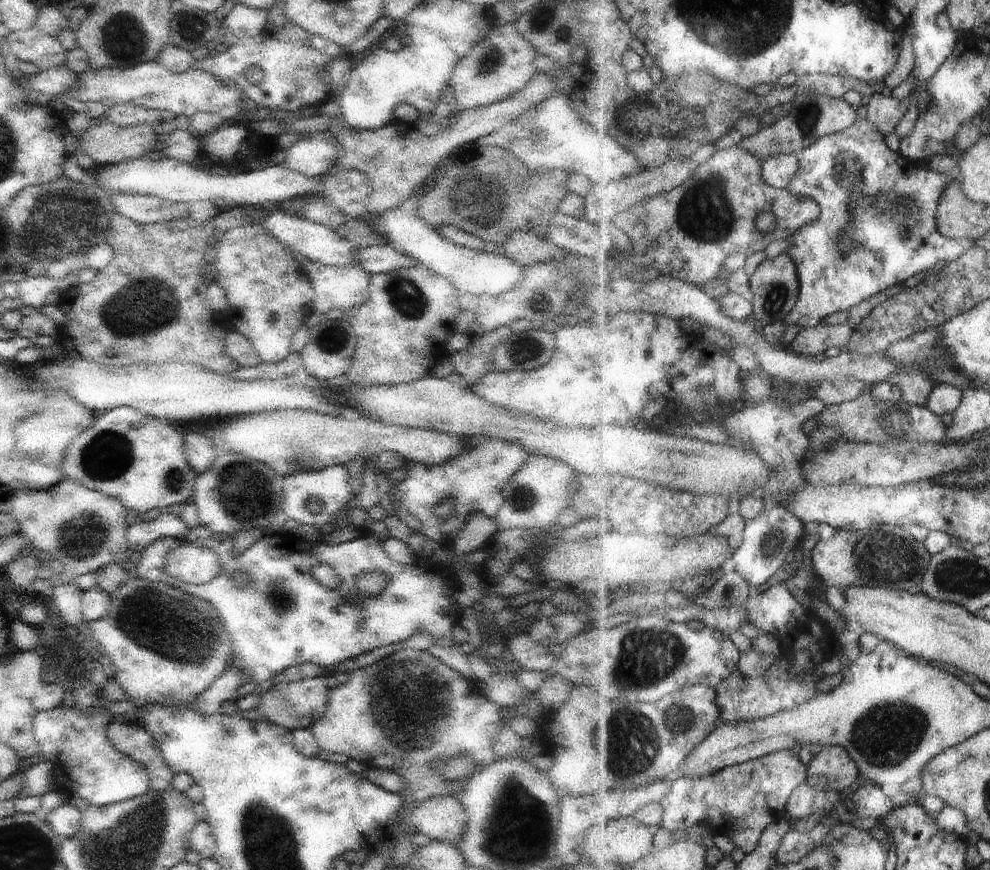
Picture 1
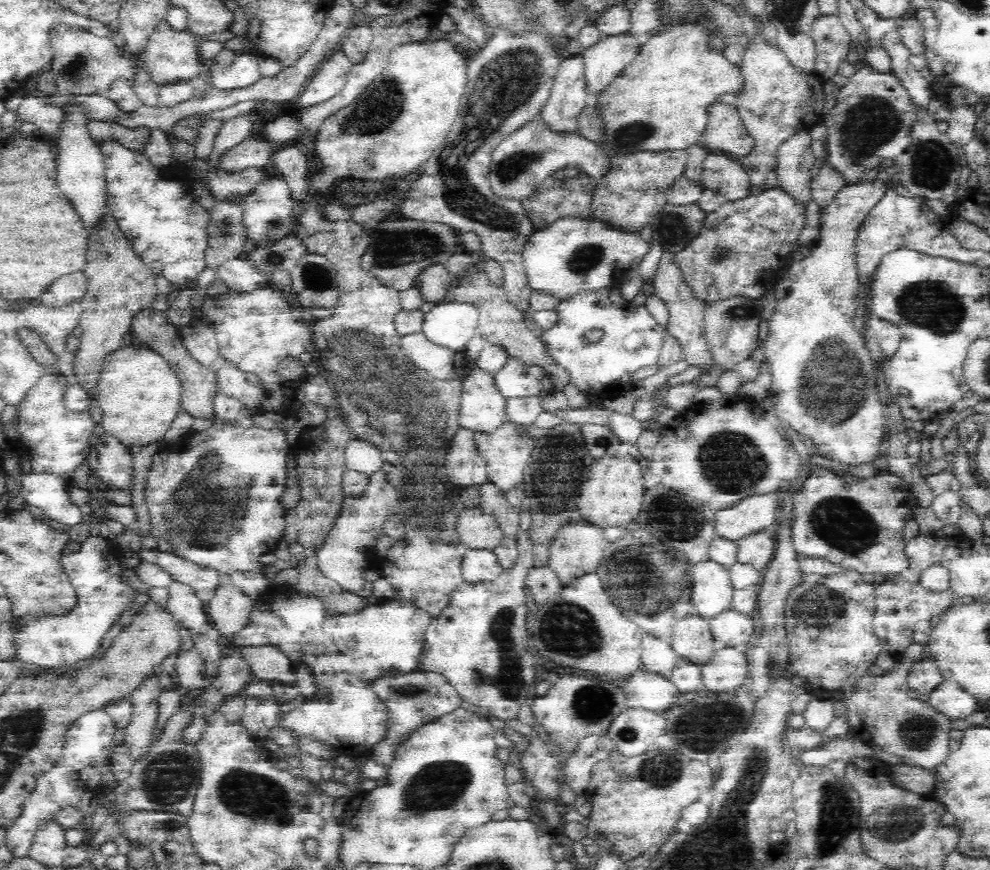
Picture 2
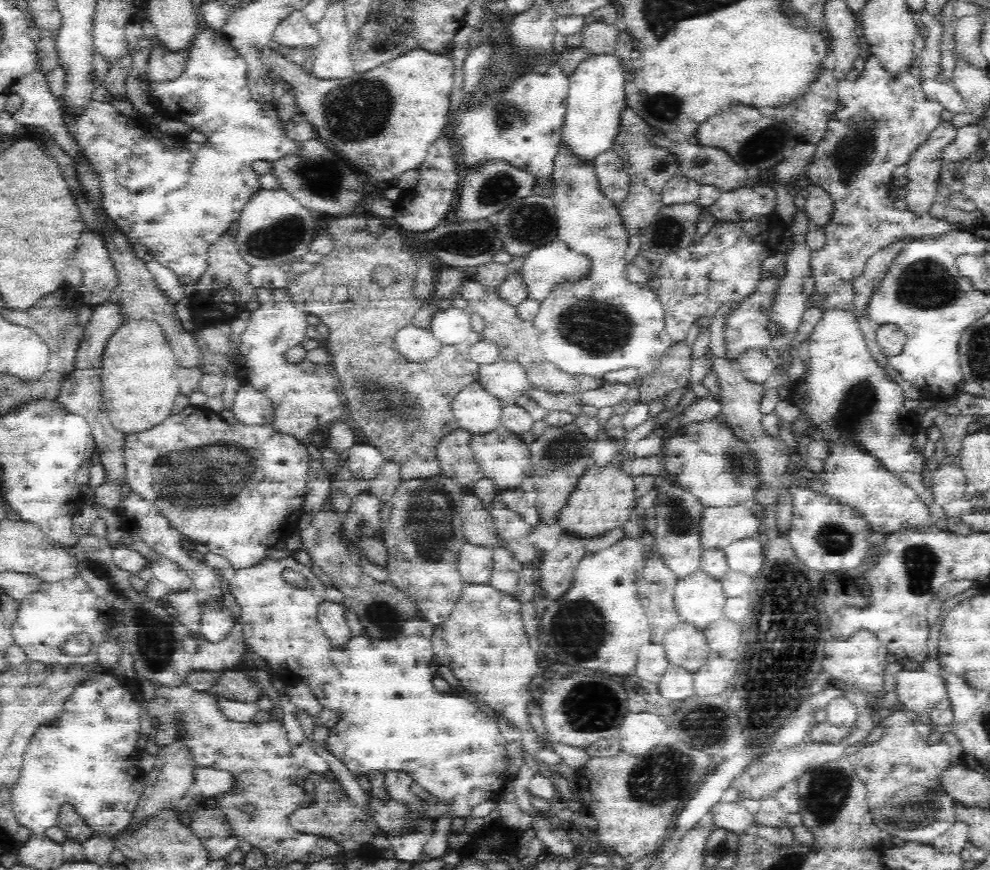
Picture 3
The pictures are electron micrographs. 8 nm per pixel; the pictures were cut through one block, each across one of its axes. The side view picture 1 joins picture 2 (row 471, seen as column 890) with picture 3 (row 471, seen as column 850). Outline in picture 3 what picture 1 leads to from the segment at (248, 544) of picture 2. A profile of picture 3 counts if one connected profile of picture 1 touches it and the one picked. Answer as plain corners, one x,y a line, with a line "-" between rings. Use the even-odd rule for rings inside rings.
189,405
182,412
167,416
161,423
148,430
126,435
124,457
127,471
126,482
130,486
131,492
139,494
143,499
155,504
160,514
170,521
170,525
174,529
180,531
182,535
190,538
193,542
206,545
209,552
227,558
235,570
254,566
254,563
260,562
266,556
268,549
274,547
279,540
283,540
288,533
297,528
304,514
302,504
304,504
304,494
306,494
306,484
310,469
308,447
294,437
294,435
282,434
274,429
272,425
244,426
238,423
236,426
230,426
221,419
219,413
209,412
200,407

